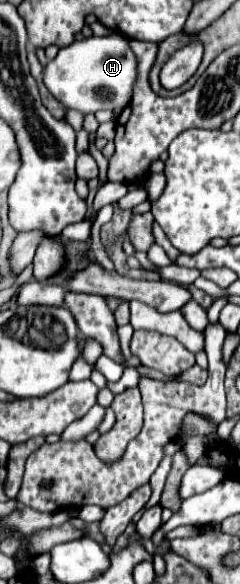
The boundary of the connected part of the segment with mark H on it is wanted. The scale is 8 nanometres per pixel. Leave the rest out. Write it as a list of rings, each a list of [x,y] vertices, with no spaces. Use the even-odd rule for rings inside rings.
[[[119,32],[107,36],[87,36],[59,50],[43,70],[43,84],[65,106],[83,114],[97,110],[123,110],[135,90],[137,56],[129,46],[129,38]]]

